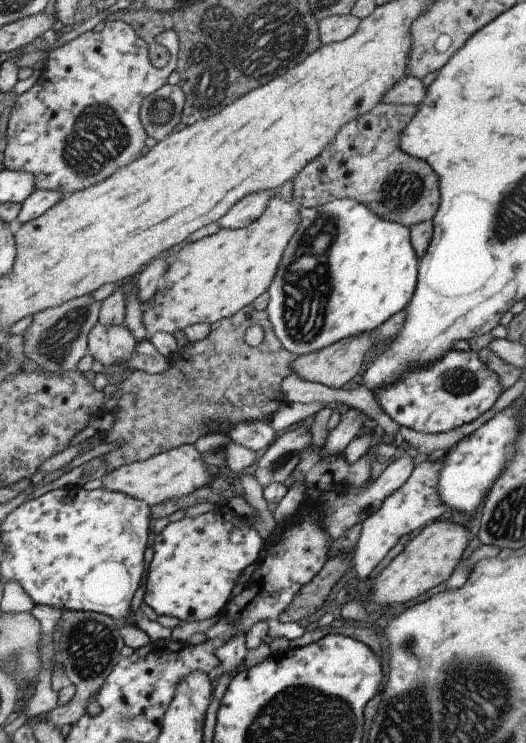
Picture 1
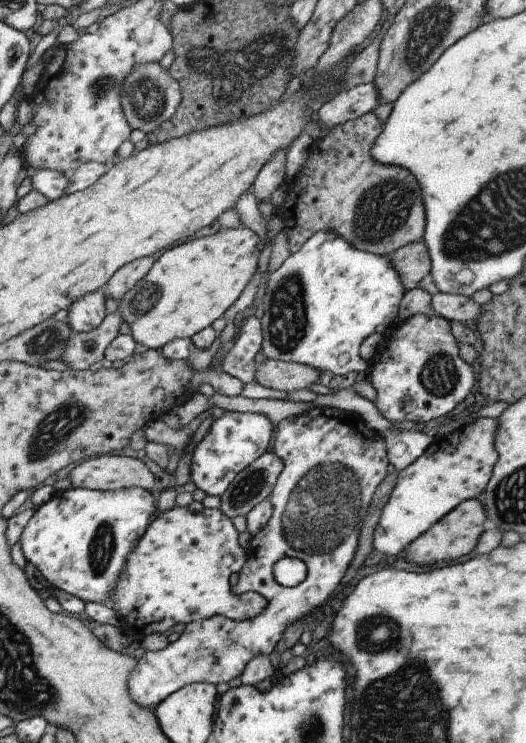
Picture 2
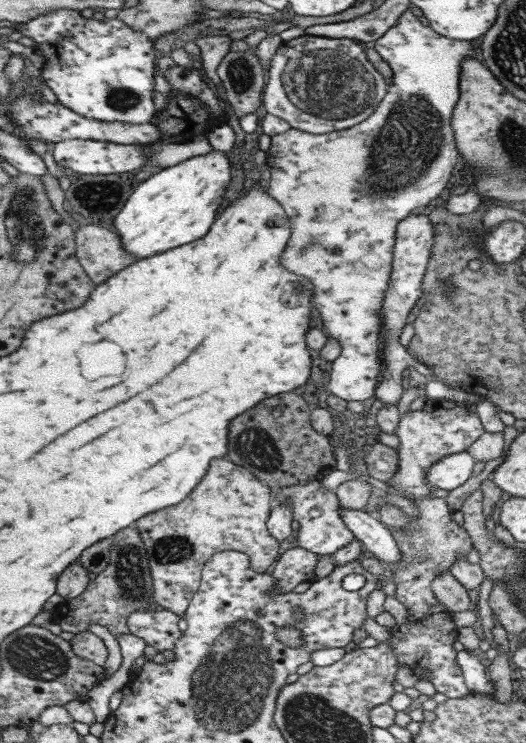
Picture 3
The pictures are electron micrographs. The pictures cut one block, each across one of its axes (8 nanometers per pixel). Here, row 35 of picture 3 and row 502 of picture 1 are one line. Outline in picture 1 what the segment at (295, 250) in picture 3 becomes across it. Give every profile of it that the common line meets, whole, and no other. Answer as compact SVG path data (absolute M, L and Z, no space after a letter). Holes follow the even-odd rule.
M444 455L436 461L427 458L415 465L411 474L409 474L409 478L397 490L391 492L381 502L381 506L373 511L373 514L362 520L352 558L355 578L359 582L369 576L369 572L385 558L385 554L391 550L402 536L411 536L425 525L449 514L451 508L443 506L441 498L437 494L437 478L439 478L443 458L445 458Z

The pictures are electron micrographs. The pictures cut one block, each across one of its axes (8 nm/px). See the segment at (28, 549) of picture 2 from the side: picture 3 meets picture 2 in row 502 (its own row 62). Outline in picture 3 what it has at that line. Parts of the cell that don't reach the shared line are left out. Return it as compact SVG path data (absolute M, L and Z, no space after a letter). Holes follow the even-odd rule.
M57 9L48 10L43 14L37 15L35 18L26 20L25 22L12 23L8 25L14 26L14 31L19 32L22 36L27 36L33 40L35 49L39 49L39 52L43 55L44 65L40 68L42 80L51 89L51 92L55 94L59 103L66 106L69 110L84 116L85 118L100 120L103 122L124 122L124 123L149 123L149 120L153 118L155 107L152 103L153 92L153 76L156 74L156 66L154 63L155 50L152 47L152 42L146 37L146 34L139 33L136 30L130 29L124 22L115 18L106 18L102 20L95 20L93 17L85 18L79 14L76 10Z

